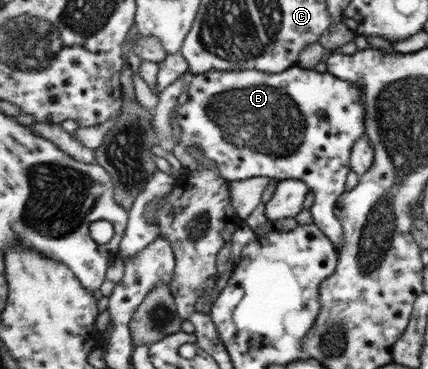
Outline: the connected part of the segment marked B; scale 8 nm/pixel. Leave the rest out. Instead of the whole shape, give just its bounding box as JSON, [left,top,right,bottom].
[171,64,365,249]

